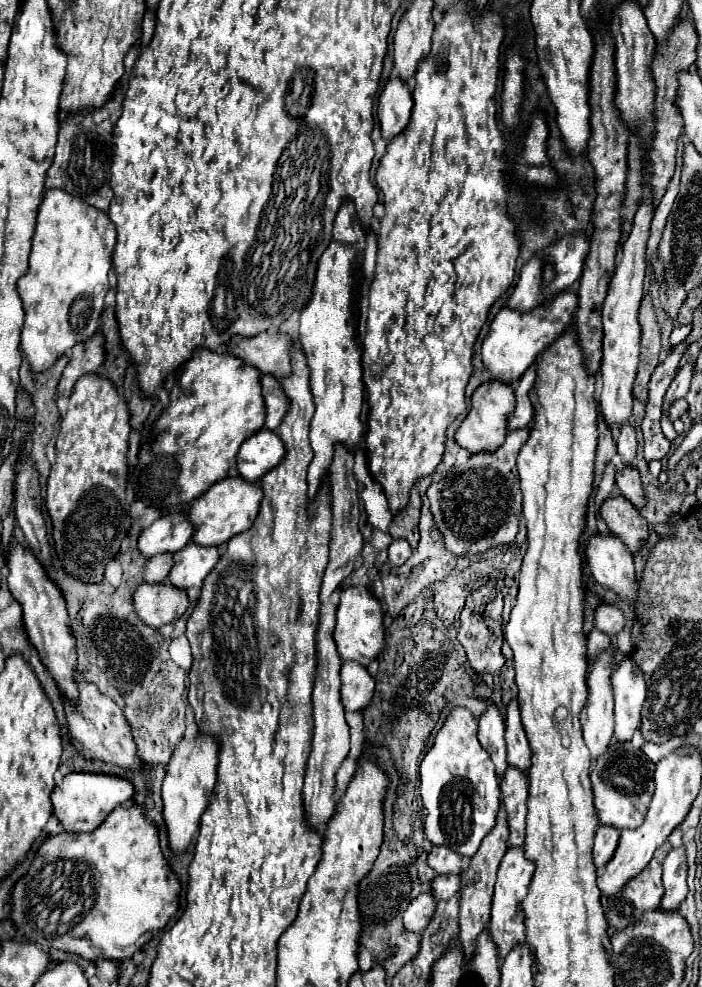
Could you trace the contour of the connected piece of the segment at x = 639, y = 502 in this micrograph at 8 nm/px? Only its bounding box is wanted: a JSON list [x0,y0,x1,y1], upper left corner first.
[616,465,646,509]

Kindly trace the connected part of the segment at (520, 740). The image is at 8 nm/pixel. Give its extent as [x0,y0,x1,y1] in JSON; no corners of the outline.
[506,699,530,771]

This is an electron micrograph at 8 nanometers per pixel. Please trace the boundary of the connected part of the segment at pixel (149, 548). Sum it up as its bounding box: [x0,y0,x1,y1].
[138,513,194,559]

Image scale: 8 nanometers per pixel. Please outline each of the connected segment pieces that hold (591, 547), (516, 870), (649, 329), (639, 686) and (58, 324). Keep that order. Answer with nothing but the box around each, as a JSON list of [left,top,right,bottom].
[[584,533,636,603],[488,849,532,959],[634,297,660,403],[612,657,646,743],[18,189,116,373]]

